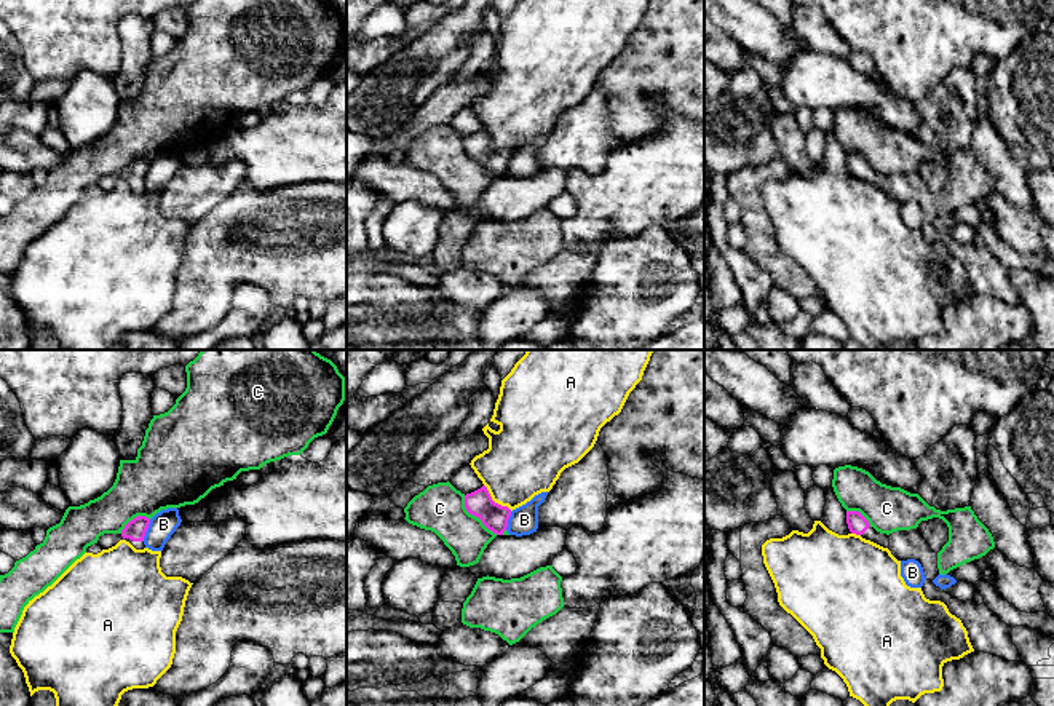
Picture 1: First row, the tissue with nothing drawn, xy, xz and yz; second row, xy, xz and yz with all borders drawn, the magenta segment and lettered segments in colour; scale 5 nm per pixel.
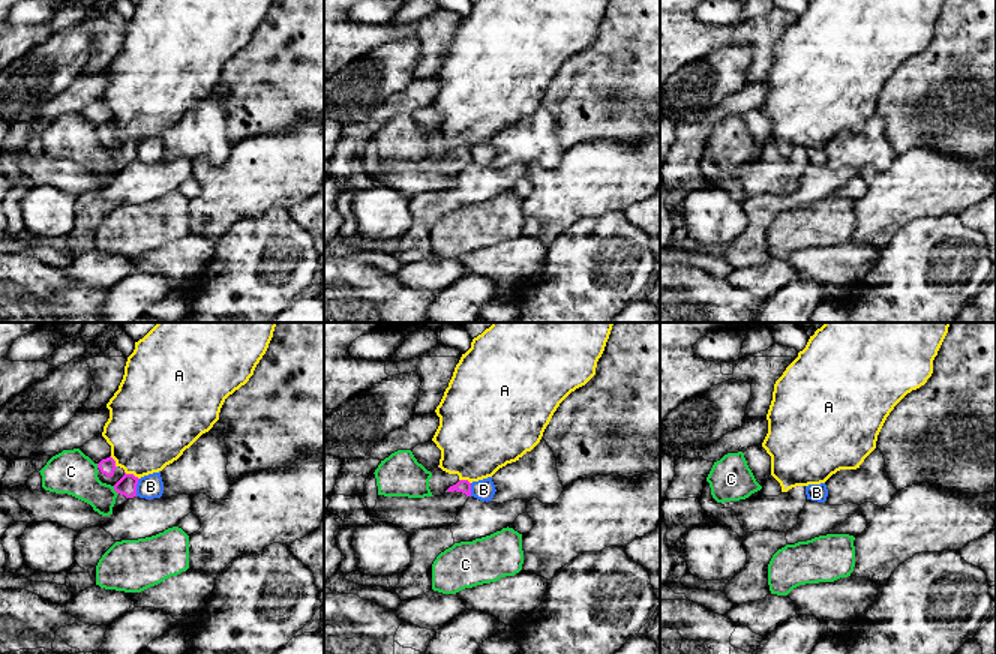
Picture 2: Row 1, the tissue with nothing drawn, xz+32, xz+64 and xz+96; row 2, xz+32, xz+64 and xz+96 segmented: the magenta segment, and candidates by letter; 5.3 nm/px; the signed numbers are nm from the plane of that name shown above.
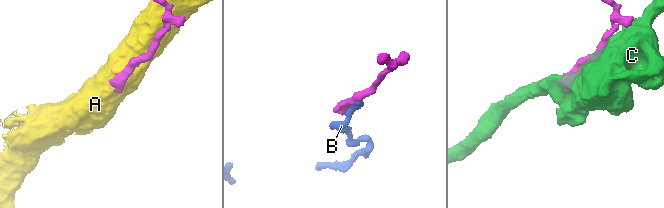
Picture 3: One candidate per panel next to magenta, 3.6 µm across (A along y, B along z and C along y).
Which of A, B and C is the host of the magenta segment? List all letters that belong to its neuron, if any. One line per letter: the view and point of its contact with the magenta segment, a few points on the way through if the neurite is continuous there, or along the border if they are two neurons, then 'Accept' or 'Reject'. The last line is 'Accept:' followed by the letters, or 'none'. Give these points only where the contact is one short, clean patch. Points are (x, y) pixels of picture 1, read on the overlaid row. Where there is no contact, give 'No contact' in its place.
A: Touches magenta at xz (494, 502). Boundary: xz (484, 484), (495, 502), (511, 510). Reject
B: Touches magenta at xy (146, 531). Reject
C: Touches magenta at xz (475, 515). Reject
Accept: none

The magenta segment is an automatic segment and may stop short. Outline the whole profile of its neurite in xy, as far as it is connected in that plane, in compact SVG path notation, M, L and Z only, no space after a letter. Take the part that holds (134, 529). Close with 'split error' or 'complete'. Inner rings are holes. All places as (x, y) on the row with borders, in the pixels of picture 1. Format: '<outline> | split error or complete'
M137 516L129 521L121 530L123 540L129 541L136 549L144 549L144 537L149 529L150 519L145 516Z | split error

